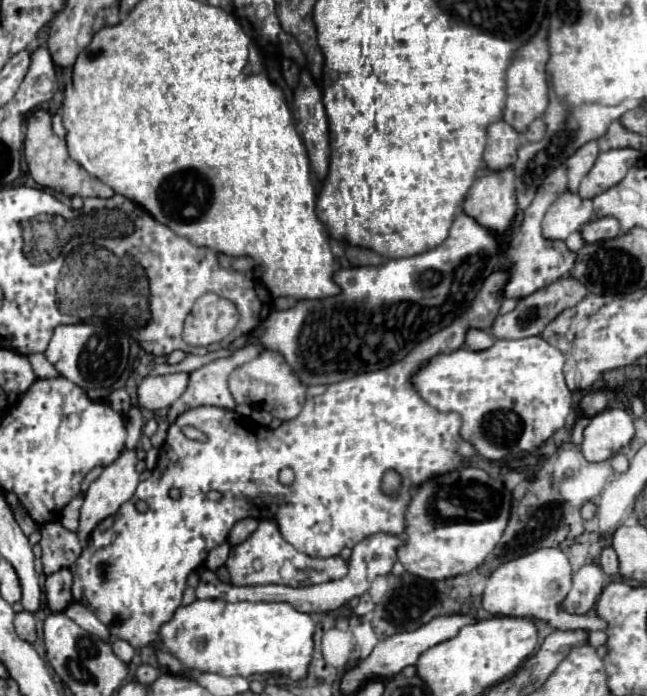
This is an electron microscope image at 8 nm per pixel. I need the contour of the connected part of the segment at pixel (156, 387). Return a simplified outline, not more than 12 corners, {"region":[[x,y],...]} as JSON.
{"region":[[187,373],[145,377],[139,405],[167,409],[183,395]]}

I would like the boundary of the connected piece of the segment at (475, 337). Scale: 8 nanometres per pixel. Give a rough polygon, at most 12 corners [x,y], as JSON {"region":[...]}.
{"region":[[471,329],[467,345],[471,351],[489,349],[495,339],[487,331]]}

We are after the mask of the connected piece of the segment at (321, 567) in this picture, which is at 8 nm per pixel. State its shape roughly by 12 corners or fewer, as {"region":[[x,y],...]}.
{"region":[[269,519],[231,547],[233,585],[307,587],[347,575],[339,555],[299,553]]}

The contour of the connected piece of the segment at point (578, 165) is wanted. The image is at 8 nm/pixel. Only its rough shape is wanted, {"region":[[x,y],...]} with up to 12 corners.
{"region":[[597,141],[579,147],[567,159],[569,189],[577,193],[579,181],[599,155]]}

